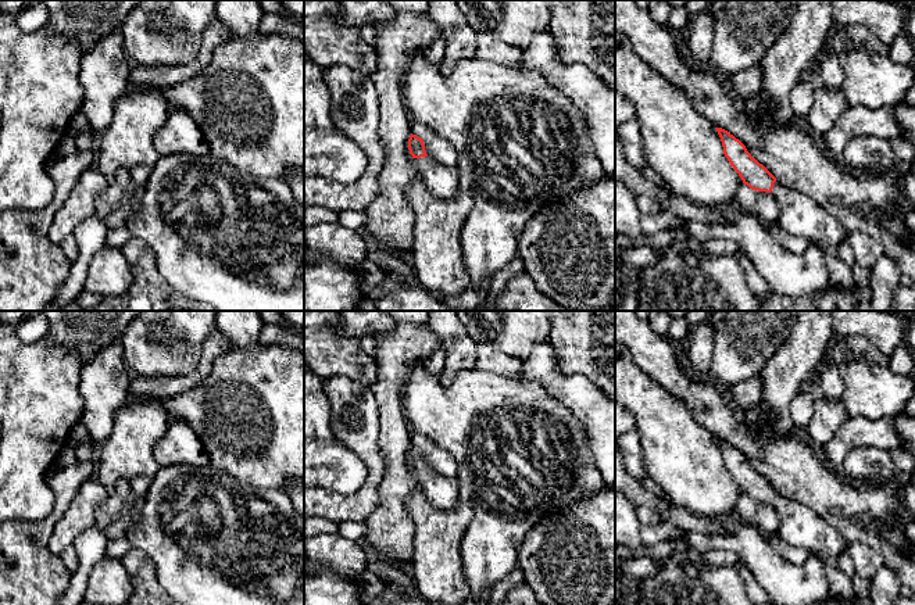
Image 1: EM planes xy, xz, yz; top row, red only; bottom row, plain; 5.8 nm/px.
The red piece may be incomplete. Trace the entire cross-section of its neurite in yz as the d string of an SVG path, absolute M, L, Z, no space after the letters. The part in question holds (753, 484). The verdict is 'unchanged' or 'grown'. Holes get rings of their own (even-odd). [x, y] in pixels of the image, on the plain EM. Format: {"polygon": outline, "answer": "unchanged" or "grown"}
{"polygon": "M715 440L721 448L725 468L743 494L753 501L772 504L776 509L779 516L778 537L782 541L793 547L803 547L811 555L826 554L837 558L847 552L848 543L829 522L805 504L778 491L728 441Z", "answer": "grown"}

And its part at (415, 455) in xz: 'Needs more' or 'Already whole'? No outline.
Needs more

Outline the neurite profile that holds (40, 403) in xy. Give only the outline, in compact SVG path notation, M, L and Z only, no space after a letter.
M0 325L0 522L42 520L50 515L54 494L47 476L61 450L69 443L71 433L81 423L85 400L79 391L82 359L78 354L57 347L42 337L25 343L17 336L17 325Z

